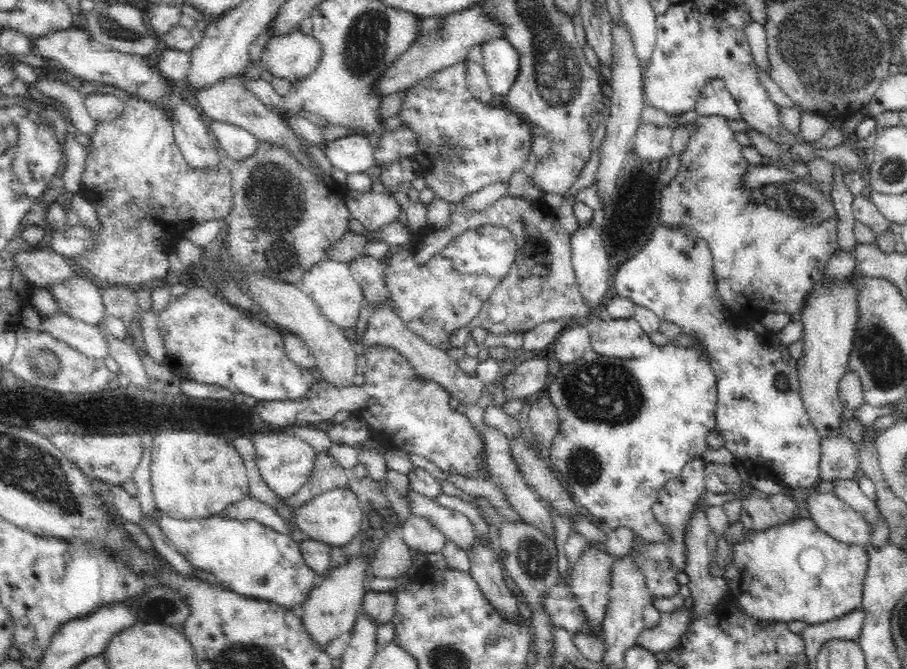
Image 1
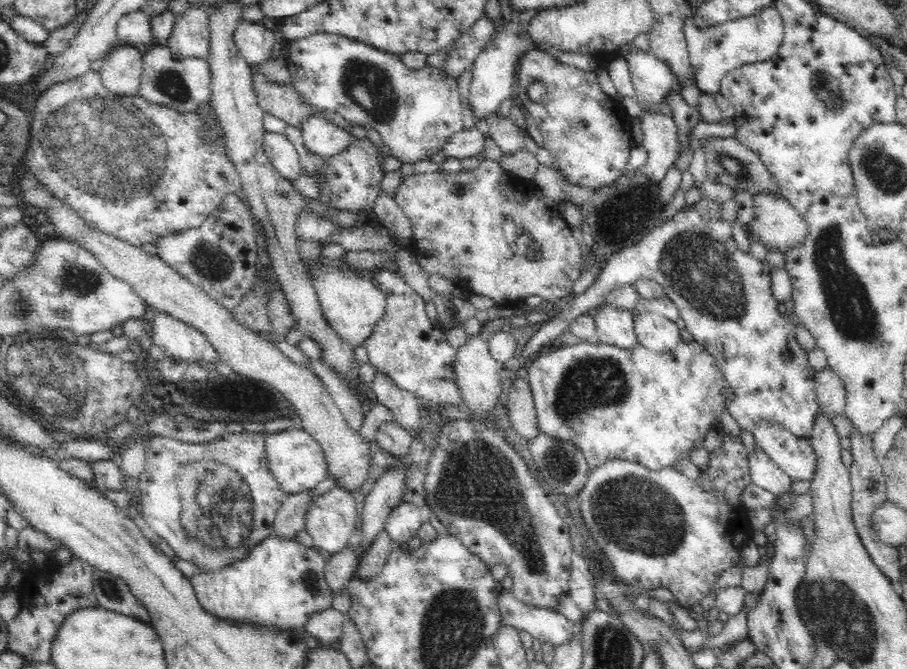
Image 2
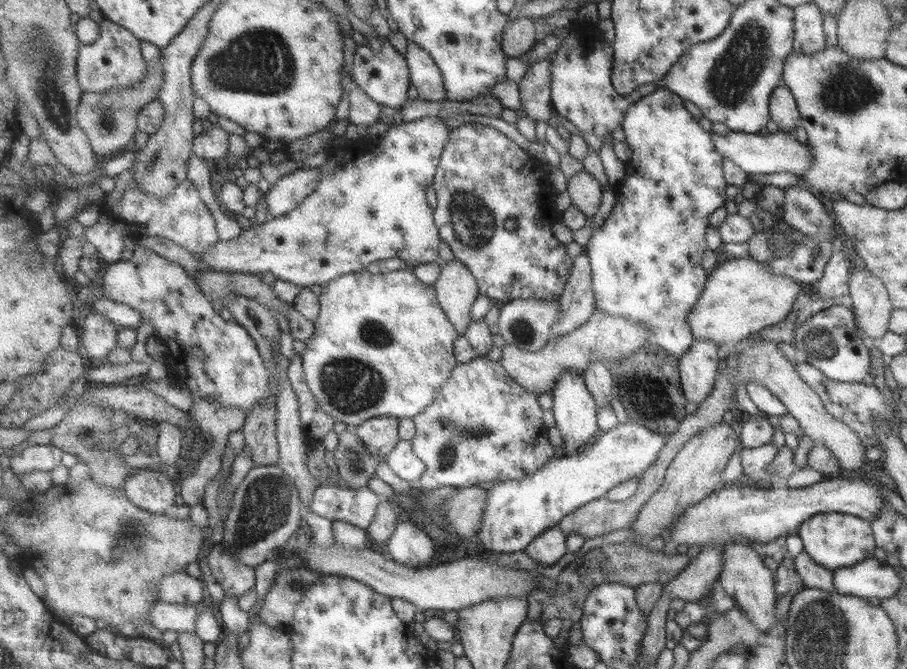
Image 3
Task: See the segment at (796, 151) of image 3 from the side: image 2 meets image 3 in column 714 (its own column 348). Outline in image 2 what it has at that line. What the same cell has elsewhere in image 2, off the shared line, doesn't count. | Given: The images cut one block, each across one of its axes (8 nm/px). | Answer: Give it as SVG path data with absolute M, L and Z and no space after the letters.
M324 116L308 118L302 124L303 143L310 152L330 158L347 149L353 136Z

